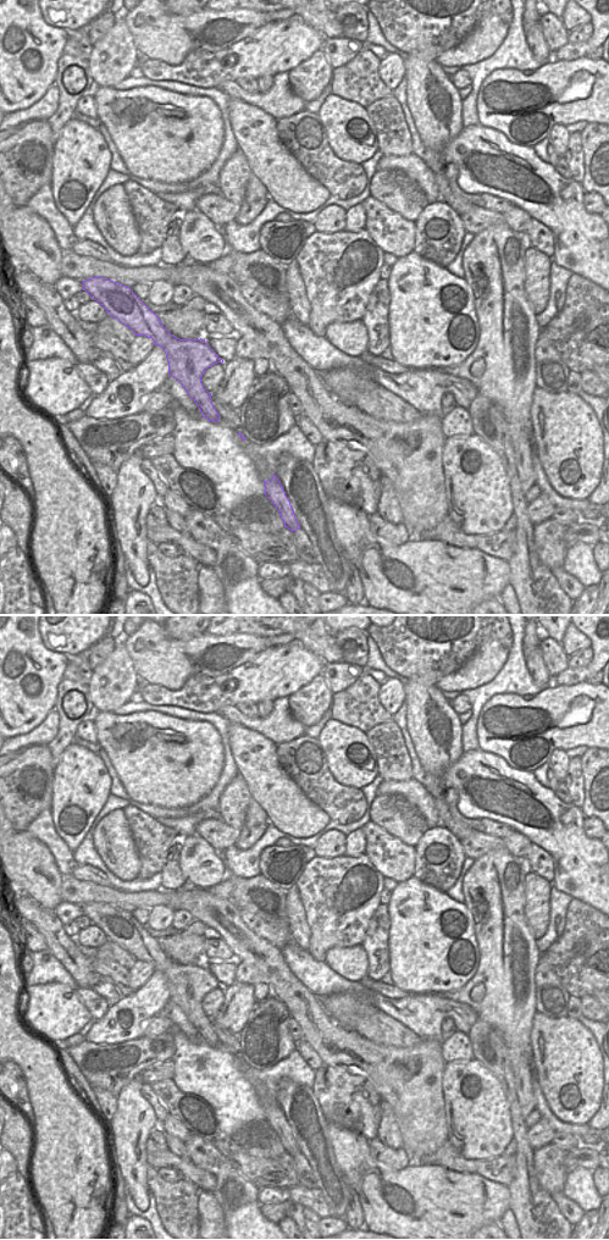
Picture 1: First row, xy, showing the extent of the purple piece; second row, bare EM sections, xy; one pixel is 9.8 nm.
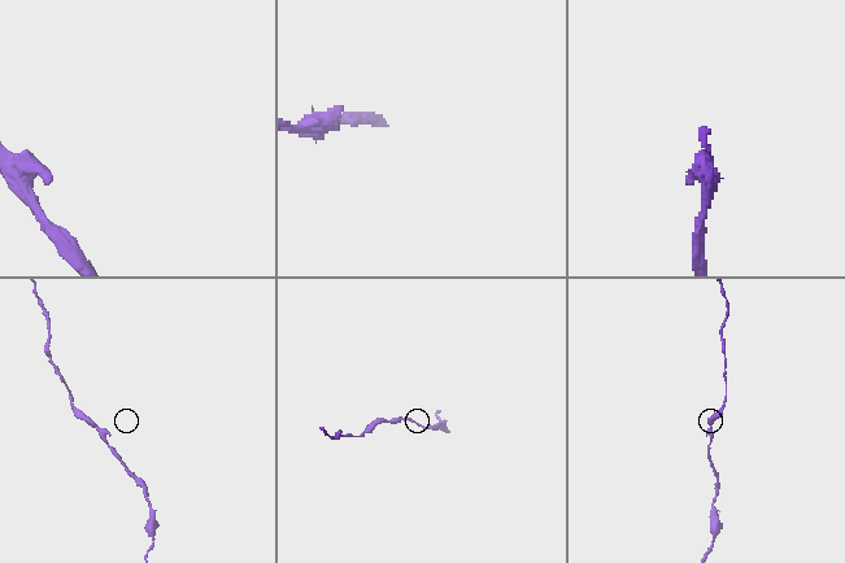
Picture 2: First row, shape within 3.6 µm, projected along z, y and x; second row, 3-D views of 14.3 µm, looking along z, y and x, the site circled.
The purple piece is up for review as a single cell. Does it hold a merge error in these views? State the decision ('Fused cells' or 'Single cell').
Single cell

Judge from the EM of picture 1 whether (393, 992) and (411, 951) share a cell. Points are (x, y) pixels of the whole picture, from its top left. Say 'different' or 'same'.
different

